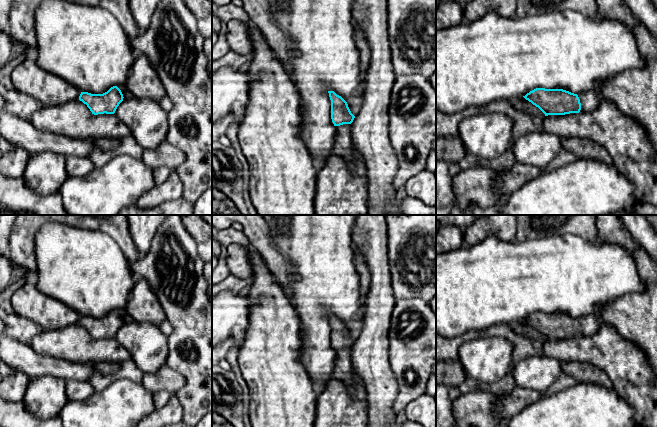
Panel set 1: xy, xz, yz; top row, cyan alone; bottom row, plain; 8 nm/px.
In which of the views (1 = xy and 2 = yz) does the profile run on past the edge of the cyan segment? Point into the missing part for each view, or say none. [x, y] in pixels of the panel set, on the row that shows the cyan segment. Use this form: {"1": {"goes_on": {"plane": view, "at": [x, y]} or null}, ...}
{"1": {"goes_on": {"plane": "xy", "at": [127, 94]}}, "2": {"goes_on": {"plane": "yz", "at": [589, 100]}}}

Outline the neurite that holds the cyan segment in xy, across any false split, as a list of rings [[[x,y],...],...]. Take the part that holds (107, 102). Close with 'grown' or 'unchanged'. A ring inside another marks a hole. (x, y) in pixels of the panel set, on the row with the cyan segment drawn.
[[[125,84],[111,87],[103,94],[91,94],[81,92],[79,100],[90,109],[92,114],[114,114],[119,104],[132,98],[132,93],[126,88]]]; grown

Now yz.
[[[536,88],[525,96],[545,116],[594,111],[602,98],[599,89],[574,94],[563,89]]]; grown

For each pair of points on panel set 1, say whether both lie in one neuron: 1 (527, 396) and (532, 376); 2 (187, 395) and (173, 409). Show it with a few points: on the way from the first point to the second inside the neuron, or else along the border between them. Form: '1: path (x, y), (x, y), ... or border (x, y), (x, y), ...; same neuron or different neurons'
1: border (517, 385), (544, 392); different neurons
2: border (174, 394), (182, 407), (183, 416); different neurons

